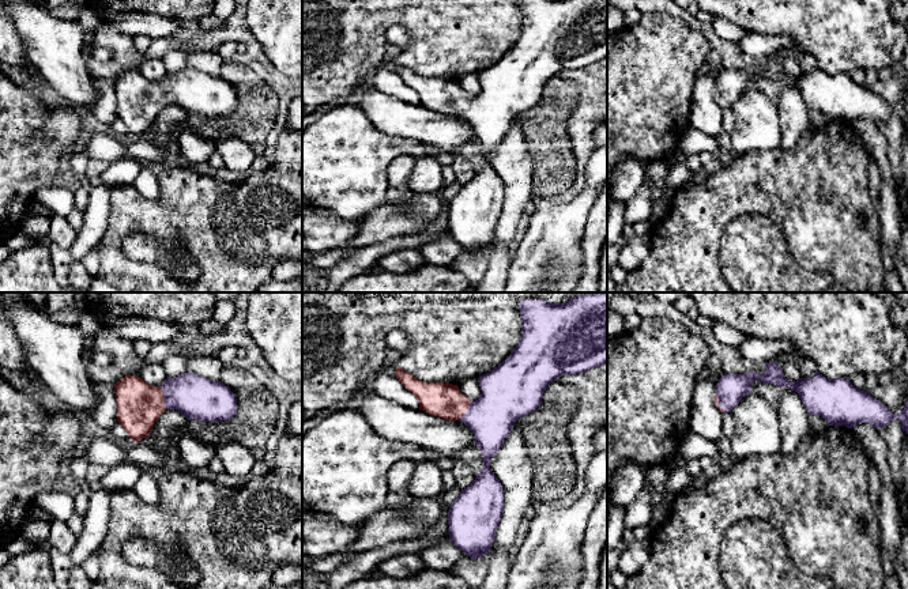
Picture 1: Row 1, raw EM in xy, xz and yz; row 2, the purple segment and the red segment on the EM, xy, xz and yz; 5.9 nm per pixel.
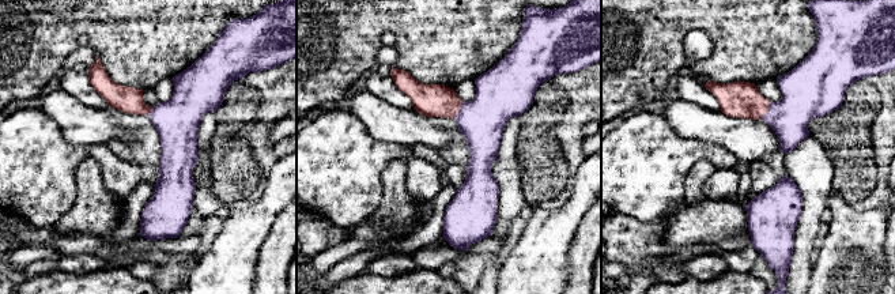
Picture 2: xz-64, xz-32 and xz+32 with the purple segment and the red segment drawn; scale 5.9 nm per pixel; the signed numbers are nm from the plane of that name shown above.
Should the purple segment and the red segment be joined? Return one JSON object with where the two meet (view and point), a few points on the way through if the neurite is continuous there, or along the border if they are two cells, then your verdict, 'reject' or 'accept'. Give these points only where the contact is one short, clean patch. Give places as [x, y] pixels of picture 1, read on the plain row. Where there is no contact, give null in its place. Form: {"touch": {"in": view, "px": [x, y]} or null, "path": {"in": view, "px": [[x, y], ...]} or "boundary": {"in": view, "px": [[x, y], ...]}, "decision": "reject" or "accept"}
{"touch": {"in": "xy", "px": [165, 93]}, "path": {"in": "xy", "px": [[198, 93], [165, 93], [139, 99]]}, "decision": "accept"}

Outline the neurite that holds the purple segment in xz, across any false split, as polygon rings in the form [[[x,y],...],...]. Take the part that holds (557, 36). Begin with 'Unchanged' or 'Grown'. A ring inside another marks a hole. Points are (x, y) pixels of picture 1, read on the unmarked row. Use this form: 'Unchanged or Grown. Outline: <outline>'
Grown. Outline: [[[519,0],[521,35],[512,49],[490,68],[478,73],[482,90],[471,97],[457,80],[423,78],[399,61],[396,73],[419,97],[419,105],[448,116],[463,117],[482,147],[483,163],[452,197],[448,207],[449,237],[464,250],[478,254],[491,248],[504,208],[504,184],[490,165],[490,156],[504,140],[516,116],[535,106],[546,82],[562,71],[581,69],[607,57],[607,0]]]

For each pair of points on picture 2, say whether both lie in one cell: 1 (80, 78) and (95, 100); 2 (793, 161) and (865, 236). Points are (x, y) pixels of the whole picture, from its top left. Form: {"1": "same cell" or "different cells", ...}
{"1": "same cell", "2": "different cells"}

